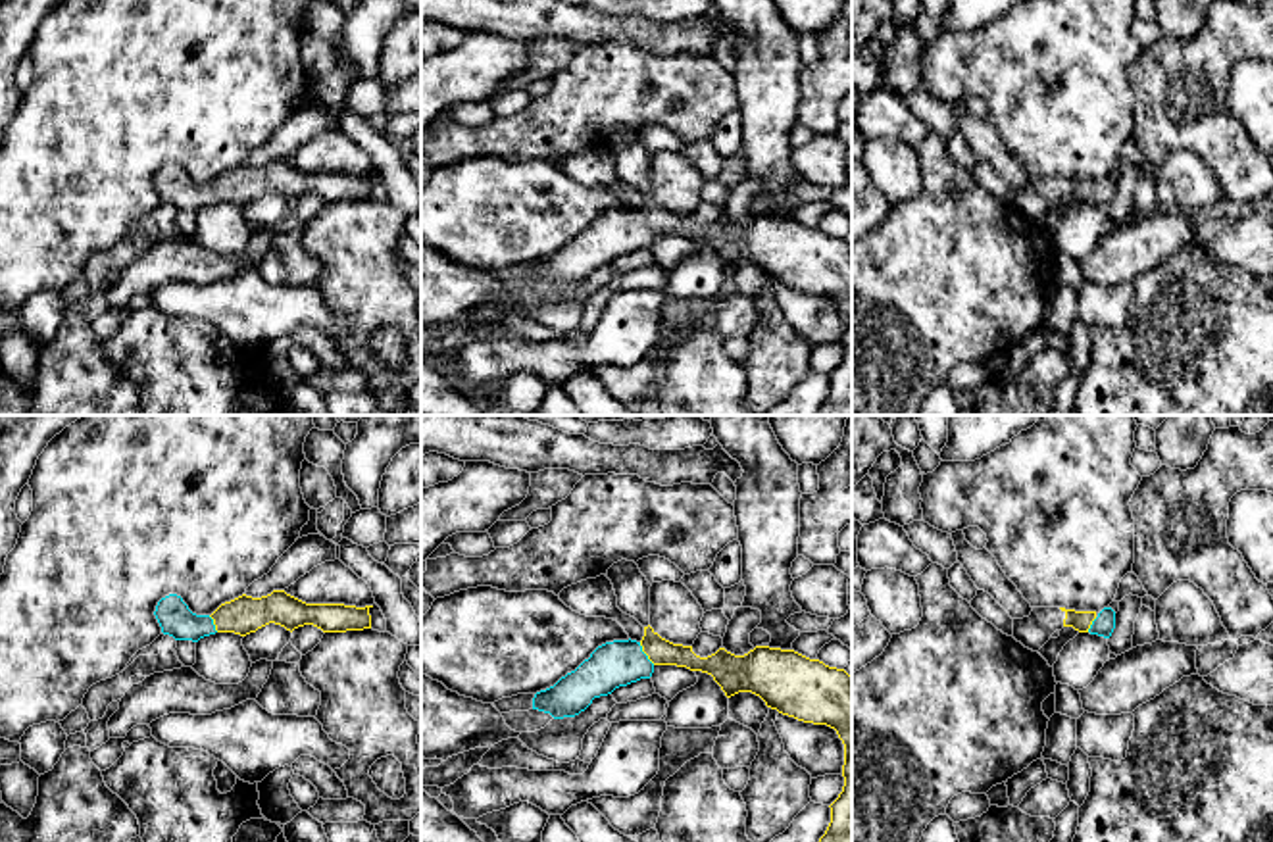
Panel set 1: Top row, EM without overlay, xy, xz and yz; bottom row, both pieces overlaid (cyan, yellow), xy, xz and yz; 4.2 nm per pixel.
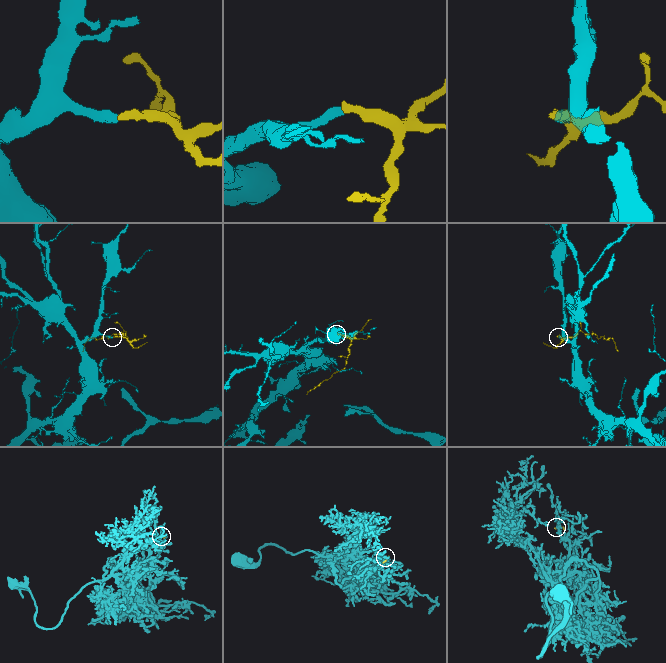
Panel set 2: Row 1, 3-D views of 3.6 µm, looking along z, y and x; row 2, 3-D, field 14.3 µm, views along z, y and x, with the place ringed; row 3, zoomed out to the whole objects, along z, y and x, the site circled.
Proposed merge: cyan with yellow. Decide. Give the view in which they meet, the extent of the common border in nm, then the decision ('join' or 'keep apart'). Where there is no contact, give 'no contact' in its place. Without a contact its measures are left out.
contact in xz; length 120 nm; join

